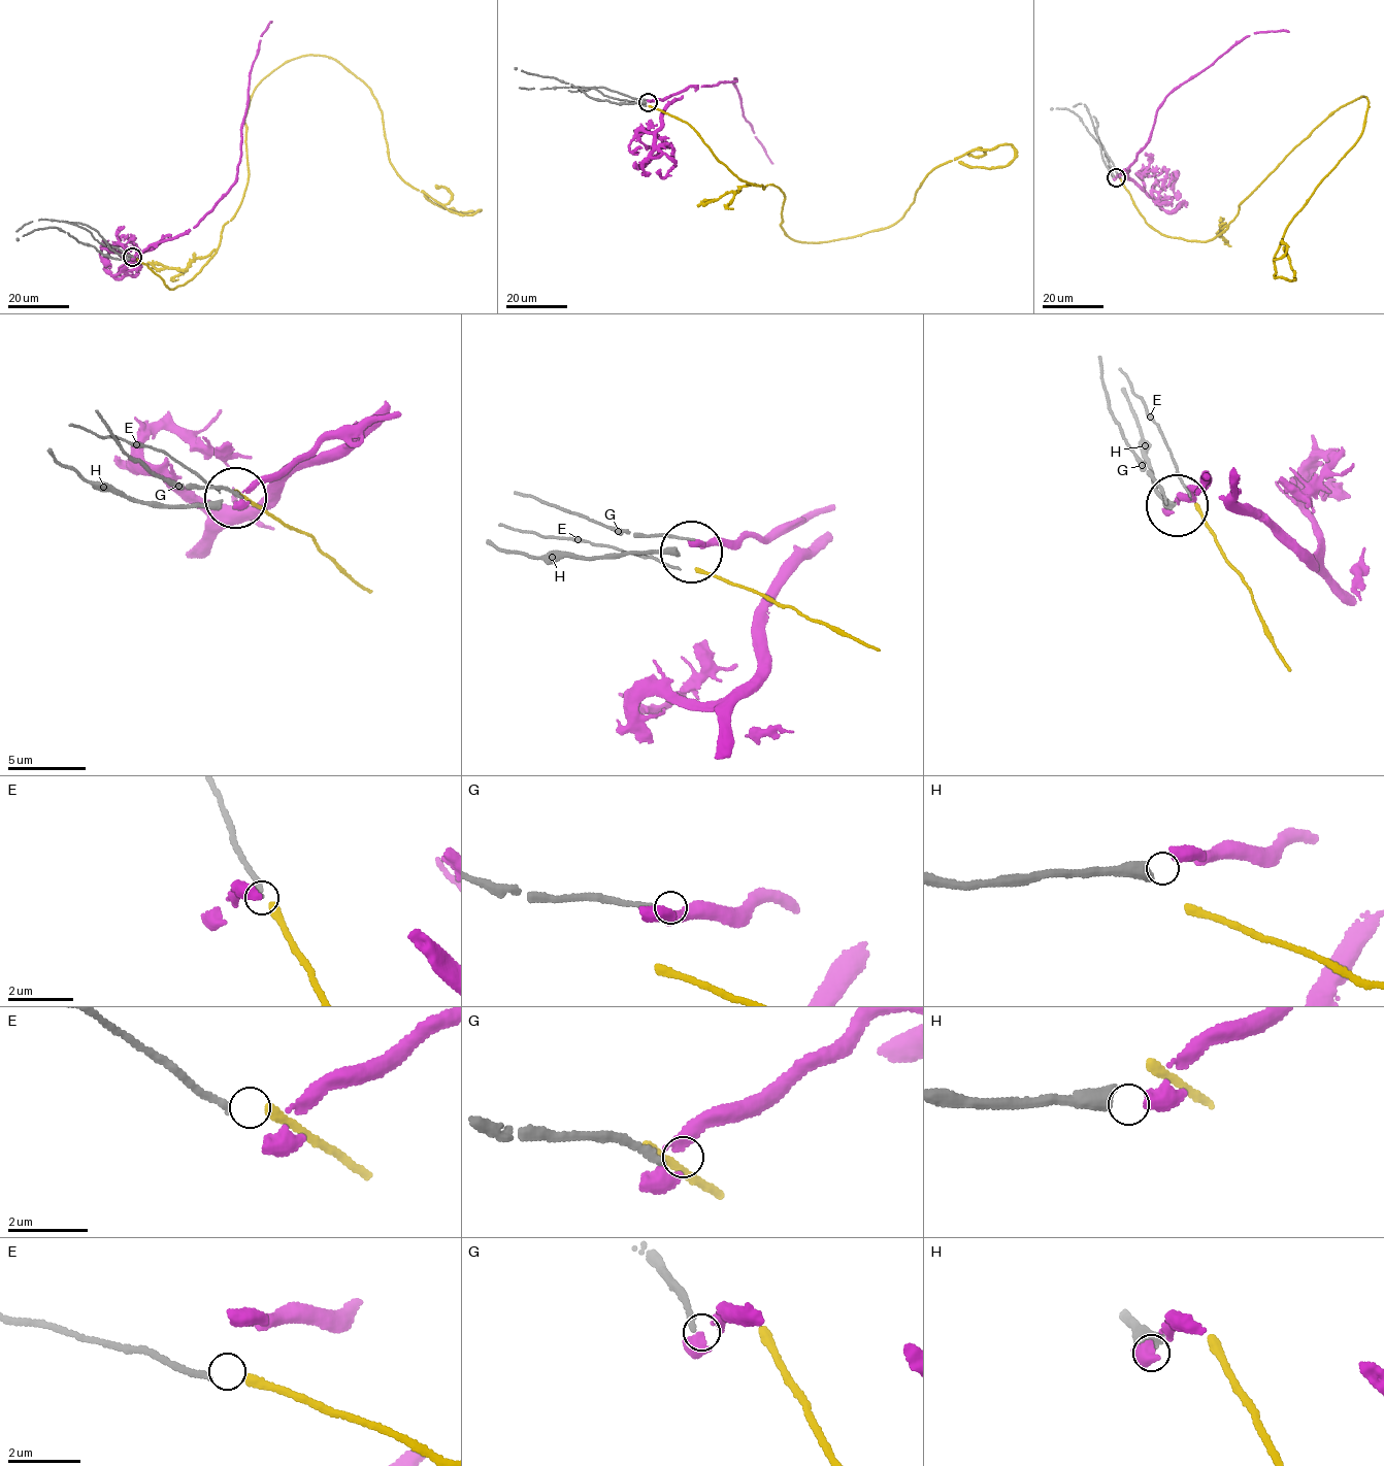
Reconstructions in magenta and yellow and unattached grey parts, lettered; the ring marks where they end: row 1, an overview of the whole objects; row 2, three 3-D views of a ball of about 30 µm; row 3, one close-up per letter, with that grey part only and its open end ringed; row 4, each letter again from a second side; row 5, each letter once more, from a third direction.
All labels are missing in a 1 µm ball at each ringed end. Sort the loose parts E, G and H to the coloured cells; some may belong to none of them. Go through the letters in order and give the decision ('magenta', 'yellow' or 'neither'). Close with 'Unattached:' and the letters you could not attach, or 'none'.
E: neither
G: neither
H: neither
Unattached: E, G, H

